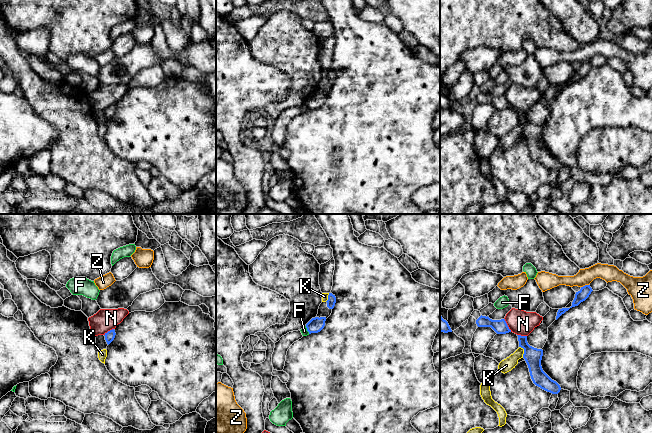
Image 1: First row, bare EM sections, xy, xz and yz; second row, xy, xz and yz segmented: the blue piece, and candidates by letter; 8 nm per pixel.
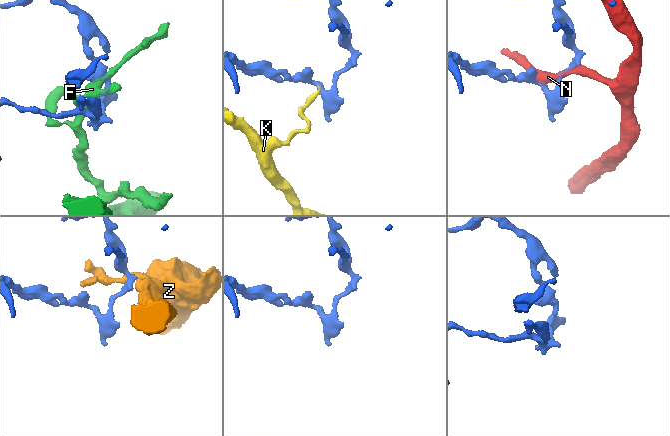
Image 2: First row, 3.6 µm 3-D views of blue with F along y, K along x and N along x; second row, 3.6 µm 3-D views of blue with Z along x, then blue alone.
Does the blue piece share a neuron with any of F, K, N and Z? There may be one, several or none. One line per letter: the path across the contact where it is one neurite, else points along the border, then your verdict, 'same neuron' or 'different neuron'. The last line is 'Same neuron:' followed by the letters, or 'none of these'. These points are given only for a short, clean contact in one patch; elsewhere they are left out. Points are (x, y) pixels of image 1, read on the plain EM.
F: along xz (305, 102), (309, 109) | different neuron
K: along yz (519, 122), (523, 125), (523, 133) | different neuron
N: different neuron
Z: along yz (588, 60), (581, 63) | different neuron
Same neuron: none of these

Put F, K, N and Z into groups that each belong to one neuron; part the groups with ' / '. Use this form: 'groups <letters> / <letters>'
groups F / K / N / Z

